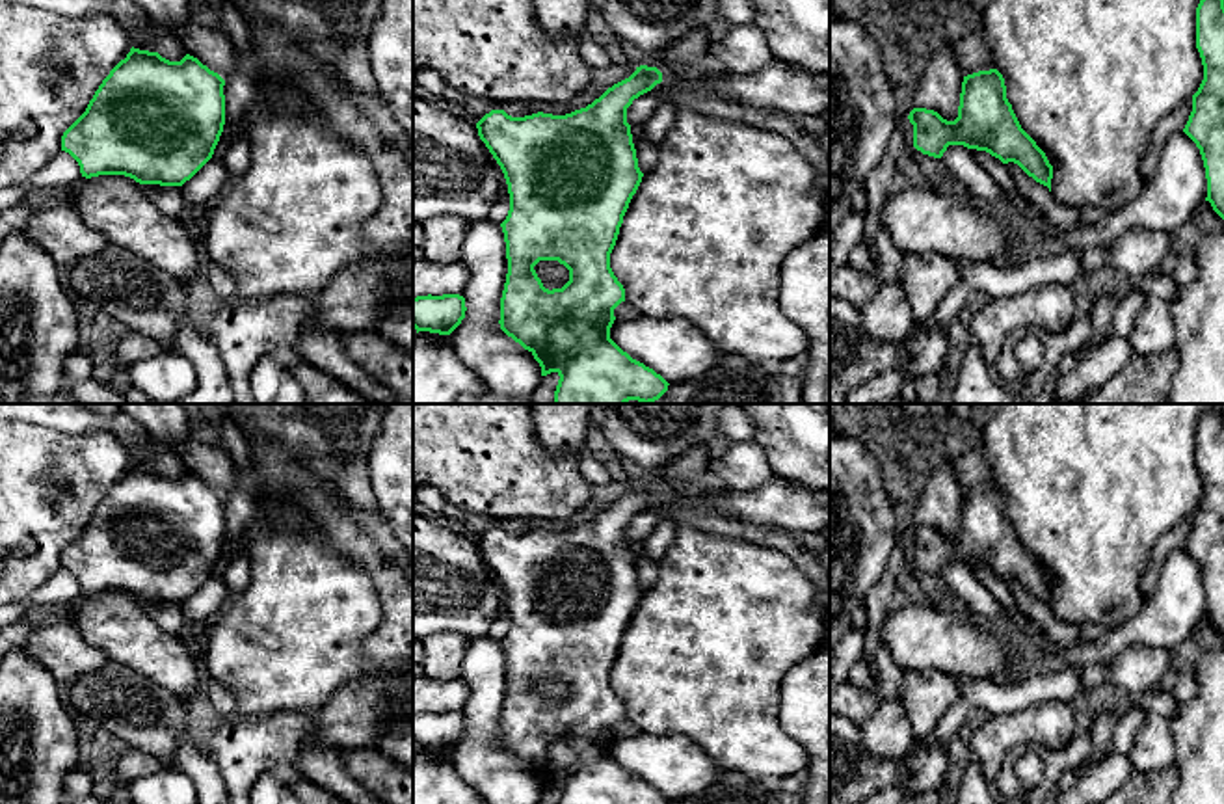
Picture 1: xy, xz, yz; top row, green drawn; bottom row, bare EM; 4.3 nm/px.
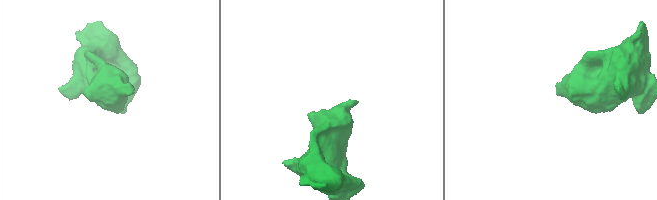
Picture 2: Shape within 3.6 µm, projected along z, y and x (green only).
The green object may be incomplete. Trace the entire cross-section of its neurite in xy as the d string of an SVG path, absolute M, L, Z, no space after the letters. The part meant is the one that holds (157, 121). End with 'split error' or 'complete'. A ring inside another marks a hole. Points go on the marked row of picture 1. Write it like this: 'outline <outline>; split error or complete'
outline M130 48L102 80L86 112L63 132L61 151L69 153L86 179L99 175L125 175L140 184L182 186L214 154L225 125L225 80L186 54L169 61L158 52Z; complete

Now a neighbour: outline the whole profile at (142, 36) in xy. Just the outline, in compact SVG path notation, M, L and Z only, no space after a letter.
M0 0L0 2L54 11L61 17L106 13L125 28L130 39L130 47L140 50L158 52L162 58L169 61L180 61L186 56L186 50L180 45L180 41L169 32L156 32L130 0Z

